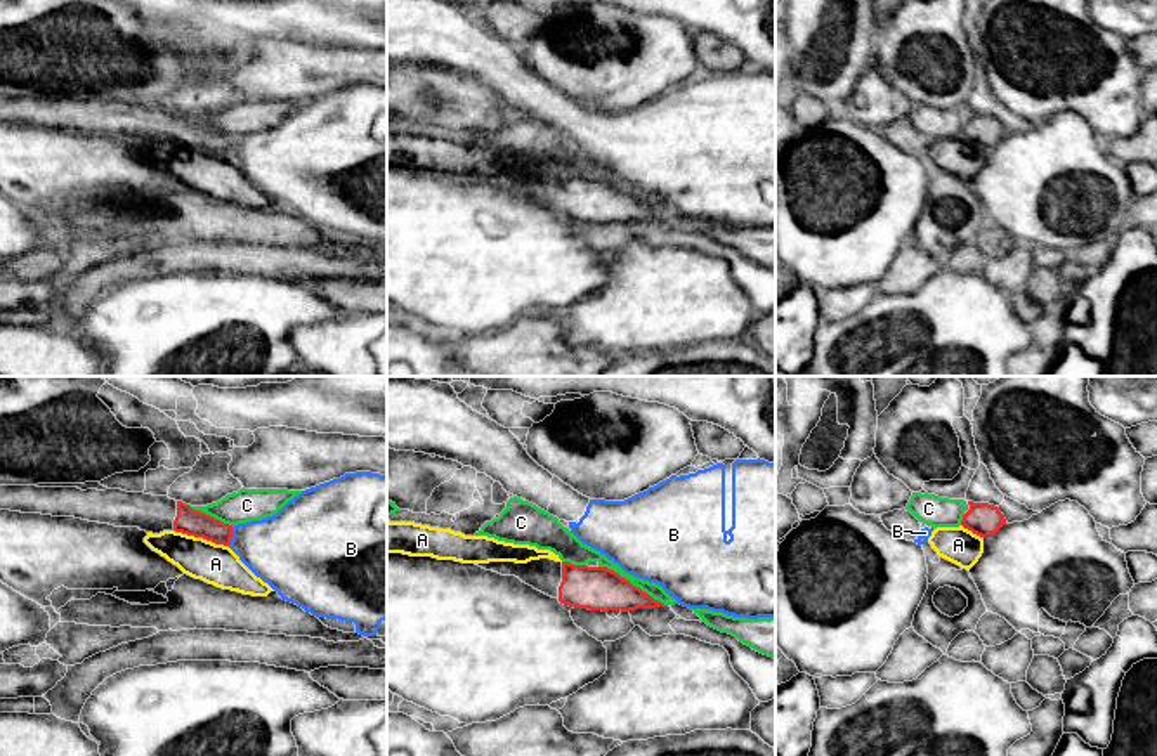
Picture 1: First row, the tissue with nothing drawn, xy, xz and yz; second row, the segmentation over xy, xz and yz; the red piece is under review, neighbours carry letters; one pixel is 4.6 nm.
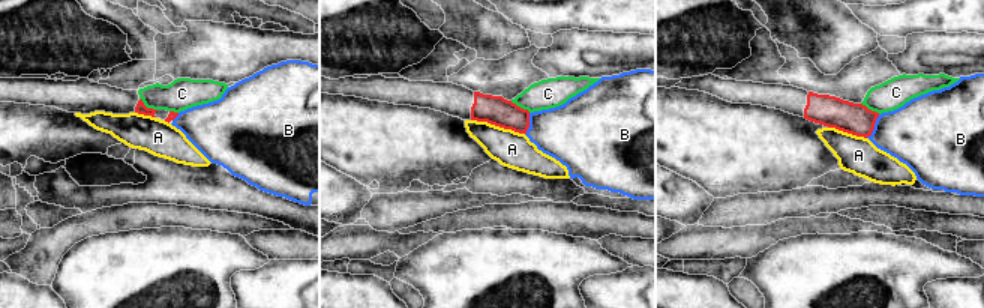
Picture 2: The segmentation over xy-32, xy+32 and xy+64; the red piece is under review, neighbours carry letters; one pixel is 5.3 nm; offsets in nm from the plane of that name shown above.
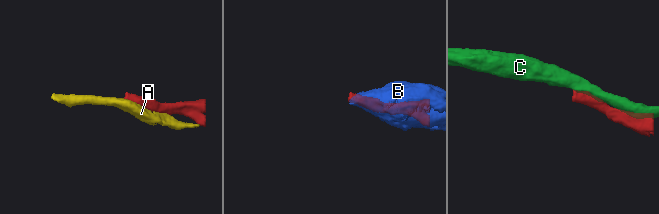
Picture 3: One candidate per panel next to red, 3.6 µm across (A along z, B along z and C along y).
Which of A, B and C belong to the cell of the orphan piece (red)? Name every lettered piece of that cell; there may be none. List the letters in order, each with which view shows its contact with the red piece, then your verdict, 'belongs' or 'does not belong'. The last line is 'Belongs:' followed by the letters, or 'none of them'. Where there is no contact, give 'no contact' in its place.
A: xy | does not belong
B: xy | does not belong
C: xz | does not belong
Belongs: none of them

